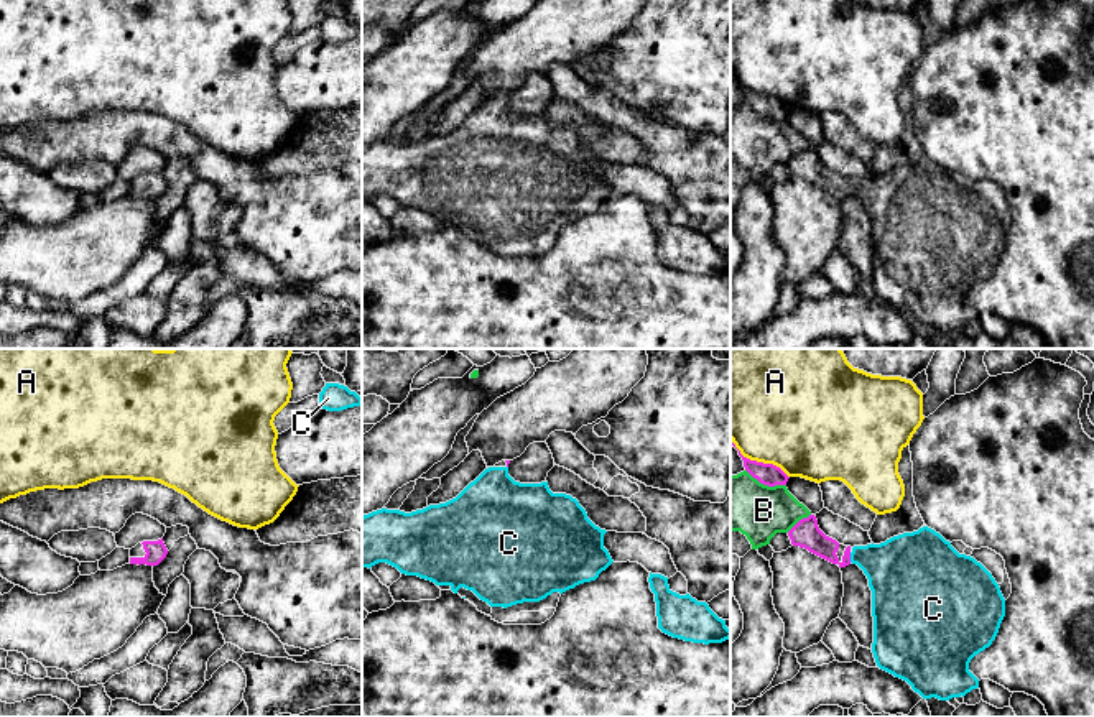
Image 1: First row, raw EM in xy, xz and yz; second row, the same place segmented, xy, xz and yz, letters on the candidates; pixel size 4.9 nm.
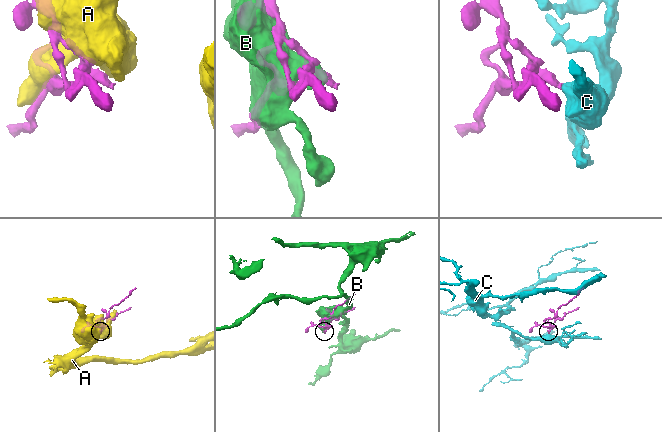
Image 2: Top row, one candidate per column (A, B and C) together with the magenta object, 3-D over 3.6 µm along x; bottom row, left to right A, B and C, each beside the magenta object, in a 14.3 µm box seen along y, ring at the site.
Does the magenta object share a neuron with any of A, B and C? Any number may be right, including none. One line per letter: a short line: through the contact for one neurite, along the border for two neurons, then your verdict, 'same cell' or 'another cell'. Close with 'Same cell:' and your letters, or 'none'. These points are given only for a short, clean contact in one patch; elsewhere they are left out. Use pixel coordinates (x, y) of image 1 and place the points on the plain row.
A: another cell
B: another cell
C: yz (806, 165), (836, 193), (849, 189), (871, 189), (899, 203) | same cell
Same cell: C

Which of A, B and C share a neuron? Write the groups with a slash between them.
A / B / C

